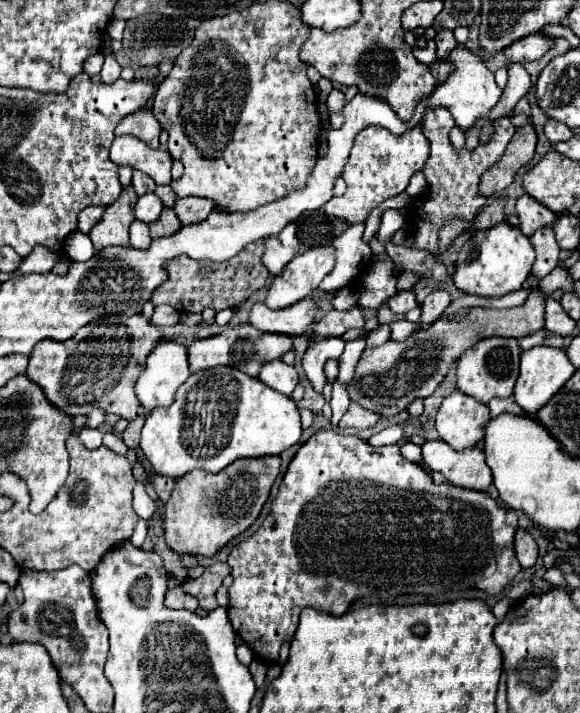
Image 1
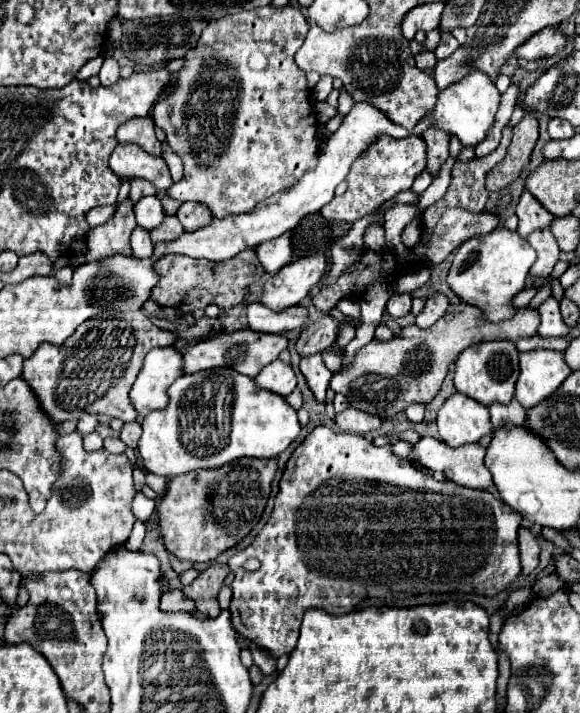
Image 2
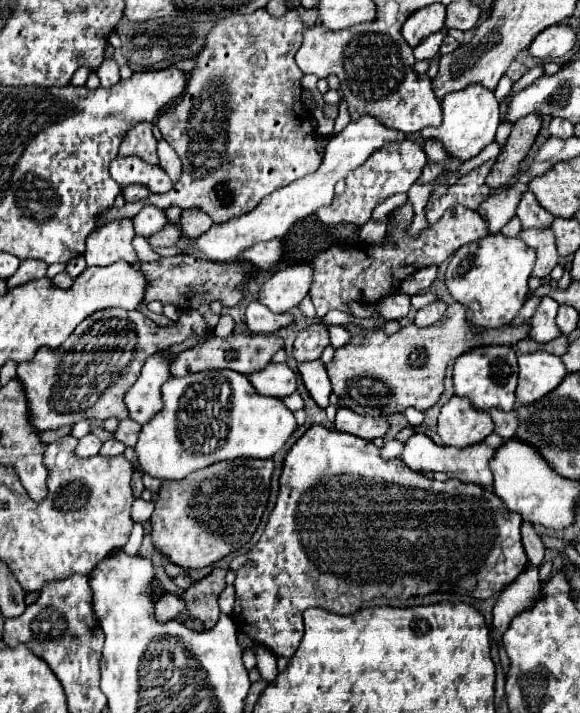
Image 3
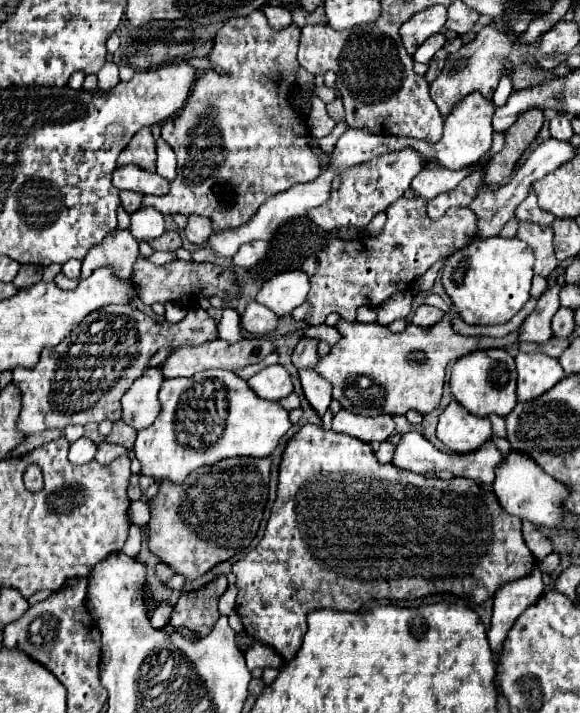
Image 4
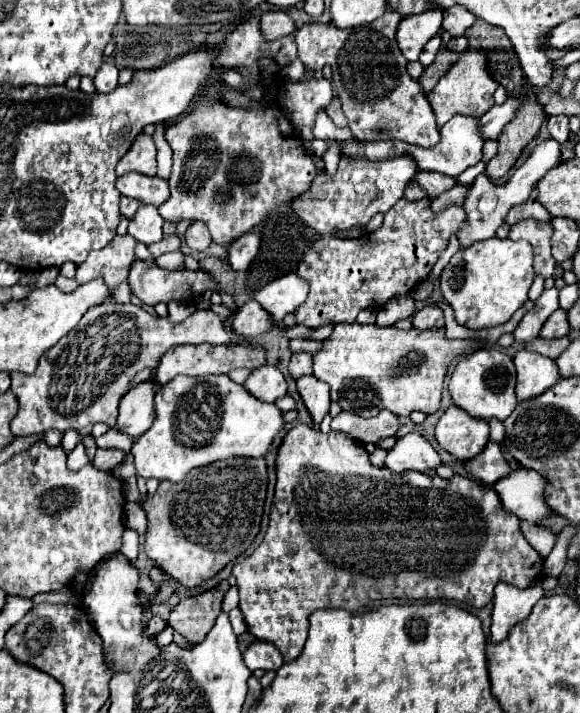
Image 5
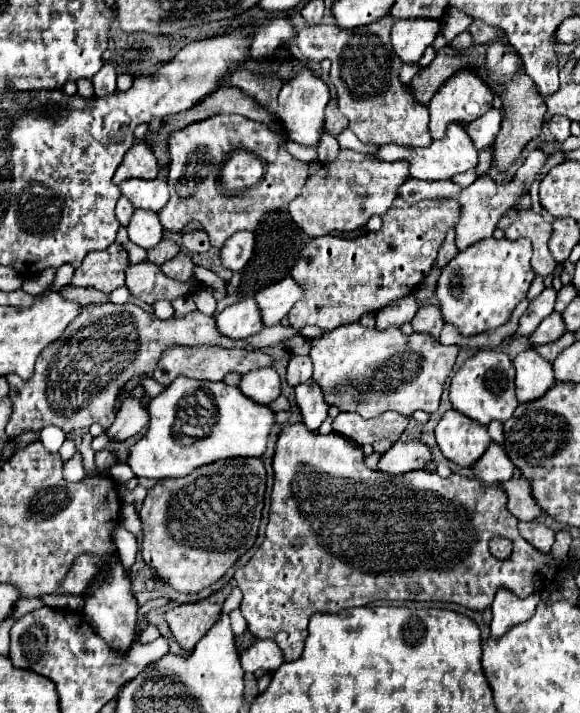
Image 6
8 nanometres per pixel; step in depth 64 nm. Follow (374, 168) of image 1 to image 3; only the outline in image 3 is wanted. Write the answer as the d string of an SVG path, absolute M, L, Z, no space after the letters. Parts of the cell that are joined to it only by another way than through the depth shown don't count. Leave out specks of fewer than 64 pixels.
M404 140L404 142L394 142L386 144L382 150L376 150L360 168L350 172L346 176L346 190L340 196L334 196L330 206L318 208L314 214L318 216L320 222L328 226L336 224L356 224L362 226L370 220L372 210L382 204L386 198L398 194L398 192L408 192L408 188L420 178L422 168L426 164L426 152L418 142Z

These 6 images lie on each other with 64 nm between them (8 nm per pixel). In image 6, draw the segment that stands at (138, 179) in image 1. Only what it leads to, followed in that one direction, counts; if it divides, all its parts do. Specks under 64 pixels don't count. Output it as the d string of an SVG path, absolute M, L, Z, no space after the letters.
M120 196L118 204L116 204L116 218L118 218L120 226L128 226L128 222L132 218L132 212L134 212L132 204L128 204L128 200L124 200L124 196Z

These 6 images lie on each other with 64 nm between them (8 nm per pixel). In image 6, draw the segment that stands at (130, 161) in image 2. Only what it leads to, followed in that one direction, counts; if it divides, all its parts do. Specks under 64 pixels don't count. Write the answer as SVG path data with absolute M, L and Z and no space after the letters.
M124 180L120 192L134 204L134 208L160 212L168 202L168 184L164 180Z

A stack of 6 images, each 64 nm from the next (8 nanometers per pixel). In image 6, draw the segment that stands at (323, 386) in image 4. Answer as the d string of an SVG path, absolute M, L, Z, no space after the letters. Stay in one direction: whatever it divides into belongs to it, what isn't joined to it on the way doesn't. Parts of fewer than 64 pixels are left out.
M312 380L308 384L306 382L298 384L296 386L296 404L298 404L302 422L306 424L306 428L316 432L328 416L328 404L324 402L322 390Z

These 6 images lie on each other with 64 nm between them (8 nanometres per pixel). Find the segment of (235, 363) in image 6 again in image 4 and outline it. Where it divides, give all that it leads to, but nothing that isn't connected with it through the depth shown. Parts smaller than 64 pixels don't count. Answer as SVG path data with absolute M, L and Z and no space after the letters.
M254 338L254 340L240 340L236 344L228 344L224 340L212 340L204 342L200 346L178 346L174 348L168 358L162 364L162 374L164 378L176 378L176 376L194 376L198 372L210 370L210 368L224 368L224 370L240 370L250 364L258 364L264 360L268 354L272 354L274 344L272 340L266 338Z

